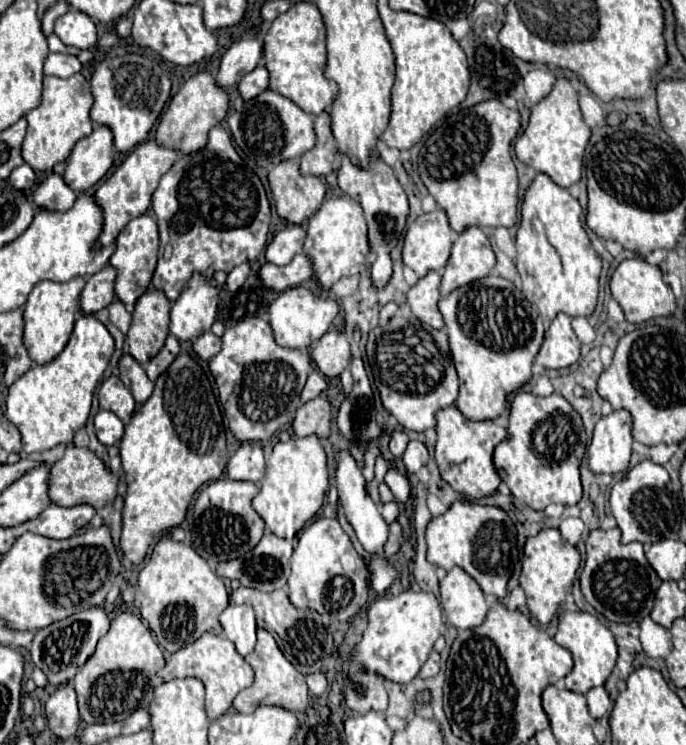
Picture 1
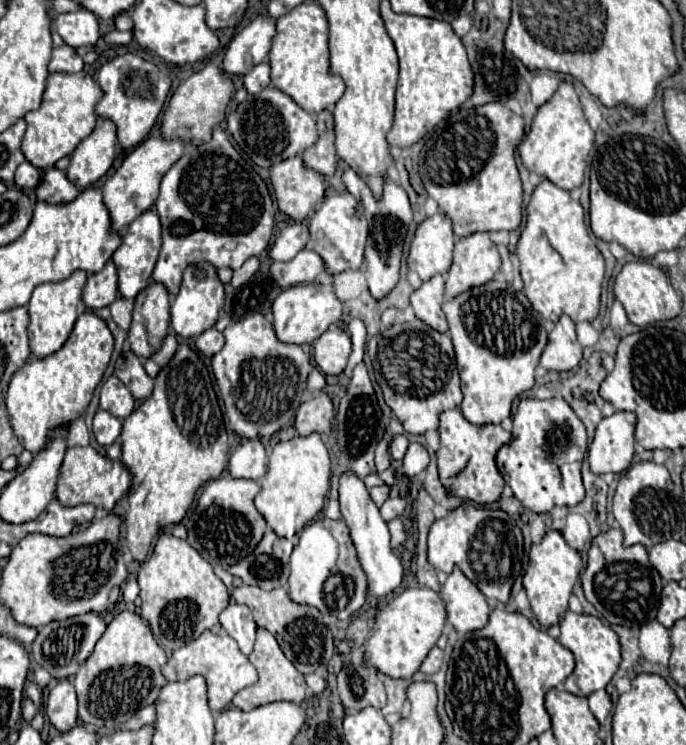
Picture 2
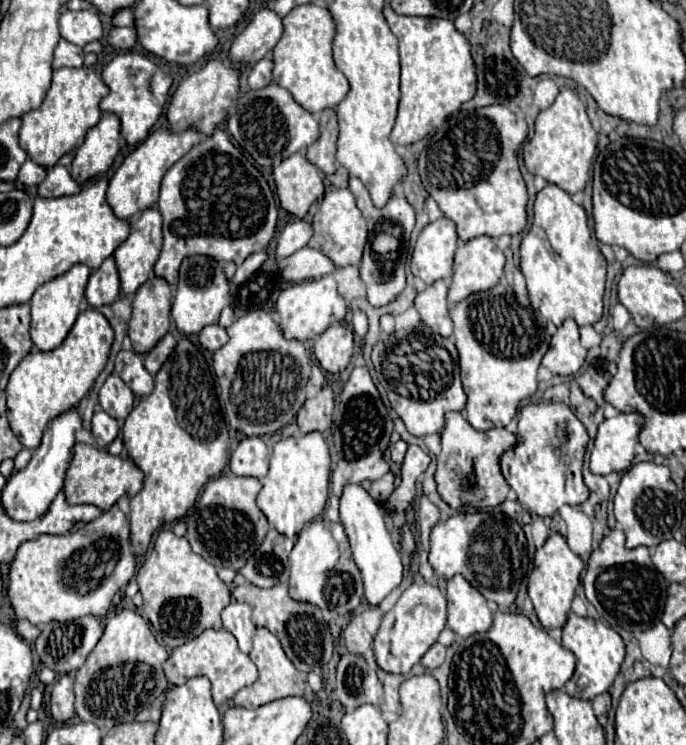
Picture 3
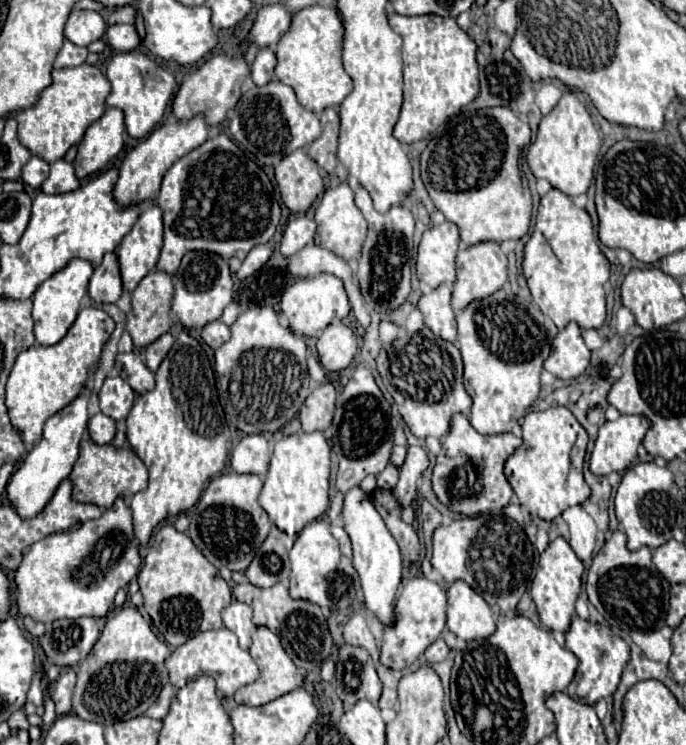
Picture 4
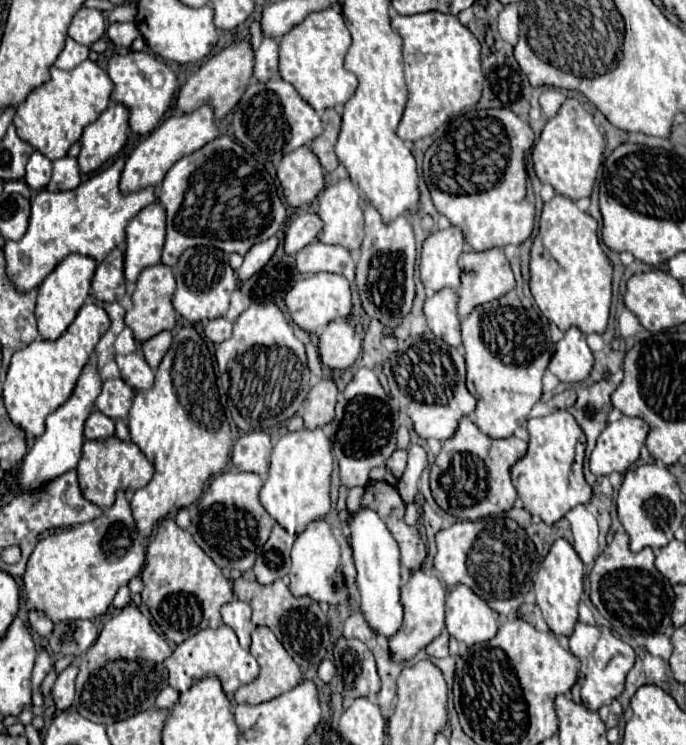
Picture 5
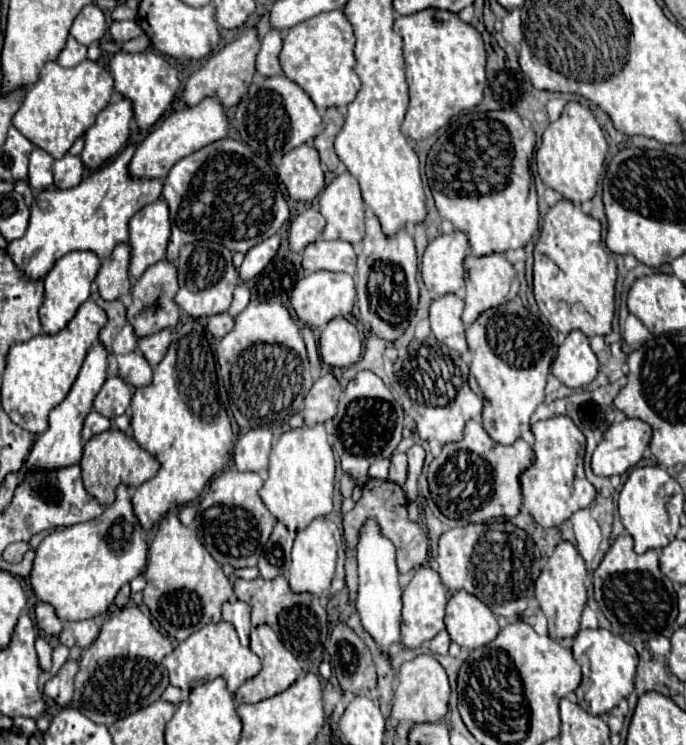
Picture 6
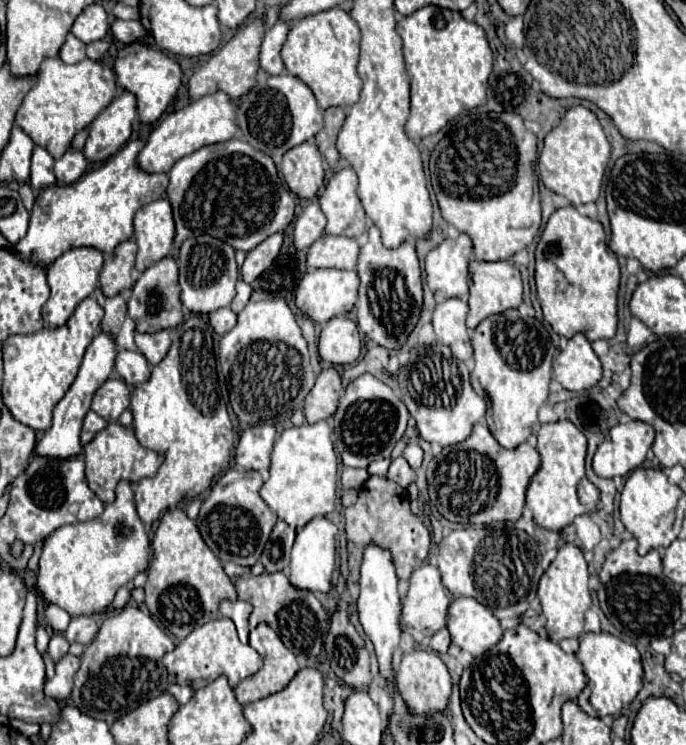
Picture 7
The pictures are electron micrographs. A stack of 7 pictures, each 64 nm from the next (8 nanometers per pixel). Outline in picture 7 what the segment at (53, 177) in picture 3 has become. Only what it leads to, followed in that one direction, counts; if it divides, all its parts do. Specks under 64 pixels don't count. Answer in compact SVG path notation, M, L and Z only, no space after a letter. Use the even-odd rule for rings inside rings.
M68 150L60 160L54 162L54 174L58 184L72 184L72 180L80 180L80 176L86 172L88 162L82 152Z

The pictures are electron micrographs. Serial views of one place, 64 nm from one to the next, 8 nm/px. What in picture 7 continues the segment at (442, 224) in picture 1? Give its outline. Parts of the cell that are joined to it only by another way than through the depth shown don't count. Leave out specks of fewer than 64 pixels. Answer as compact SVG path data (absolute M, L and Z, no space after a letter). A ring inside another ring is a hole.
M466 234L446 238L426 256L426 284L436 300L458 298L468 294L468 262L472 256L472 240Z

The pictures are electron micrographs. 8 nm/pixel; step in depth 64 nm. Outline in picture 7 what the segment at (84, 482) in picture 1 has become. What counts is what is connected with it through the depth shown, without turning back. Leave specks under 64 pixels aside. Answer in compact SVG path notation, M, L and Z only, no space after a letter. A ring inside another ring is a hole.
M108 424L104 430L100 430L94 436L94 440L84 446L84 460L86 460L88 486L104 504L114 500L114 488L120 480L138 484L140 480L154 476L162 464L162 456L158 452L140 446L134 432L126 430L120 424Z

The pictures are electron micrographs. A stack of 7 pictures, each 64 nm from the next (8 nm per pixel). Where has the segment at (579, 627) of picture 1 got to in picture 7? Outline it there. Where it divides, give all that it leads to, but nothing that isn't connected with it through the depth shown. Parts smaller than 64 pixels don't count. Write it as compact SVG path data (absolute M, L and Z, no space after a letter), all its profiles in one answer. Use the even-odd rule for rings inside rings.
M586 632L580 636L580 648L576 652L578 662L584 668L584 674L588 678L588 684L578 696L578 706L588 714L596 718L604 716L618 716L624 704L630 704L632 698L638 694L642 686L642 664L640 654L636 646L624 642L622 638L616 638L608 632Z

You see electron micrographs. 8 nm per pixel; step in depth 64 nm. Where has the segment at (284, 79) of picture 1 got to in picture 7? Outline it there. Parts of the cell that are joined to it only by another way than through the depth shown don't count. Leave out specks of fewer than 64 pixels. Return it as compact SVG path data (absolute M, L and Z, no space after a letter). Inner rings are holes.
M332 8L316 16L296 20L282 48L282 60L288 74L300 78L316 96L322 110L330 106L352 106L358 102L362 80L356 72L360 30L348 12Z

